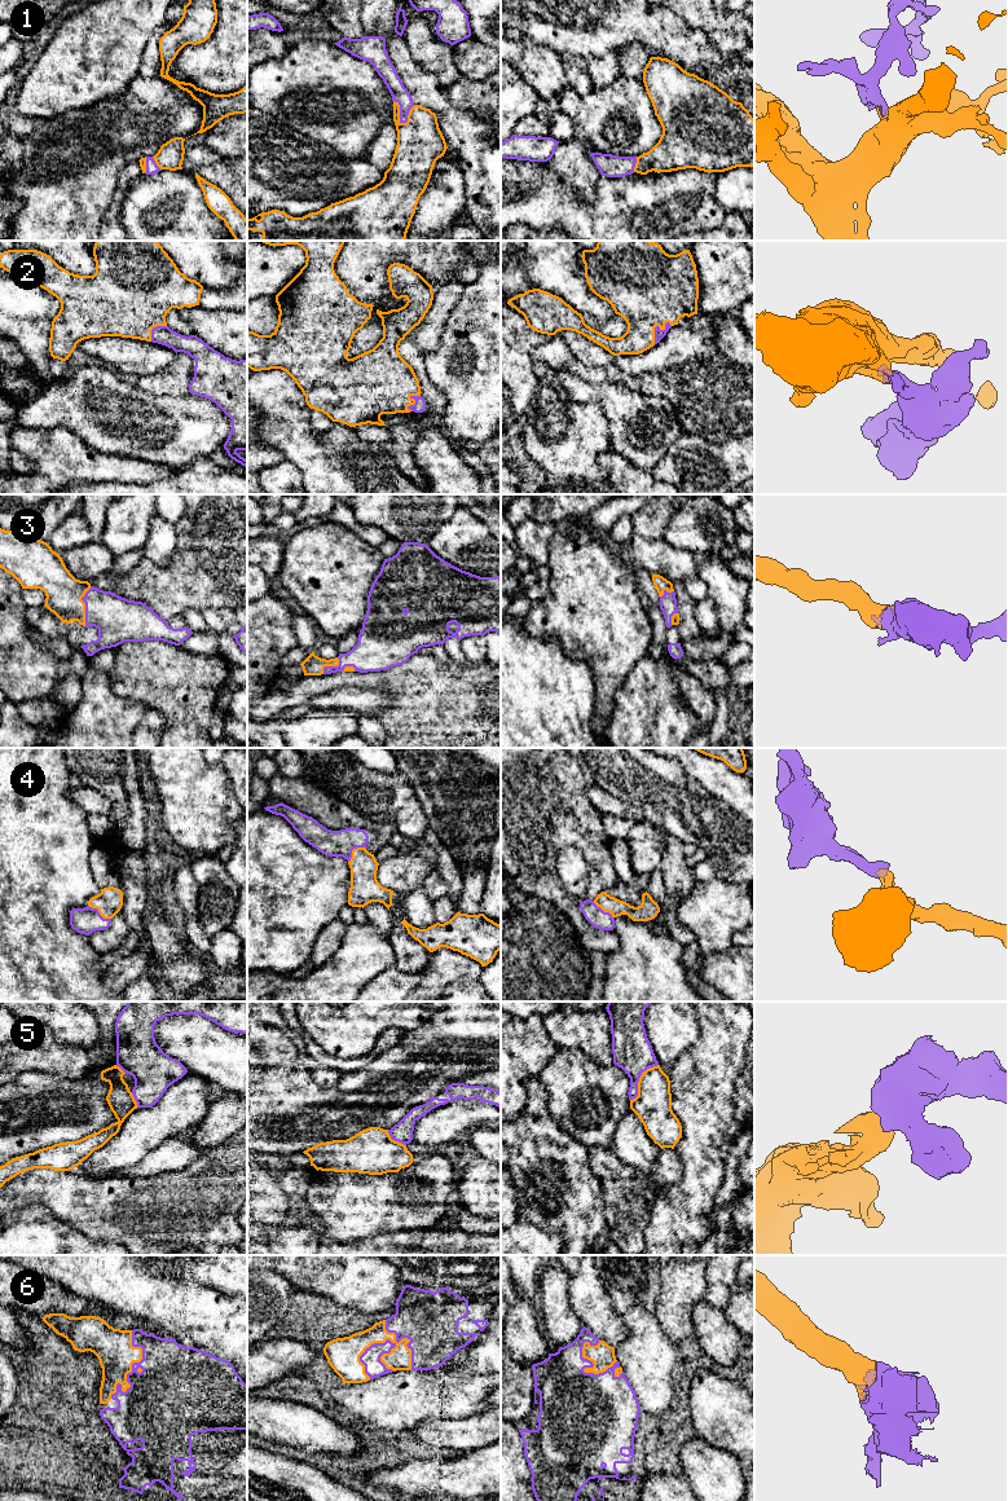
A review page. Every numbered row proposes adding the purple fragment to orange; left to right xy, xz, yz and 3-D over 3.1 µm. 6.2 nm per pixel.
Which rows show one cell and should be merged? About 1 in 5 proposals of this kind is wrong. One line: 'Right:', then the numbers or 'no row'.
Right: 1, 2, 3, 4, 6

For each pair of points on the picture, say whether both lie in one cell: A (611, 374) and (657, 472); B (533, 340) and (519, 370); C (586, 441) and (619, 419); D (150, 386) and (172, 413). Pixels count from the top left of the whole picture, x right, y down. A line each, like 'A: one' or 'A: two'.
A: two
B: one
C: two
D: two

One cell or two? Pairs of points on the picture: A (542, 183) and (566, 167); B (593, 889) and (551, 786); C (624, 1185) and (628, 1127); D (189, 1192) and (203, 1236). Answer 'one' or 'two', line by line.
A: two
B: one
C: two
D: one

